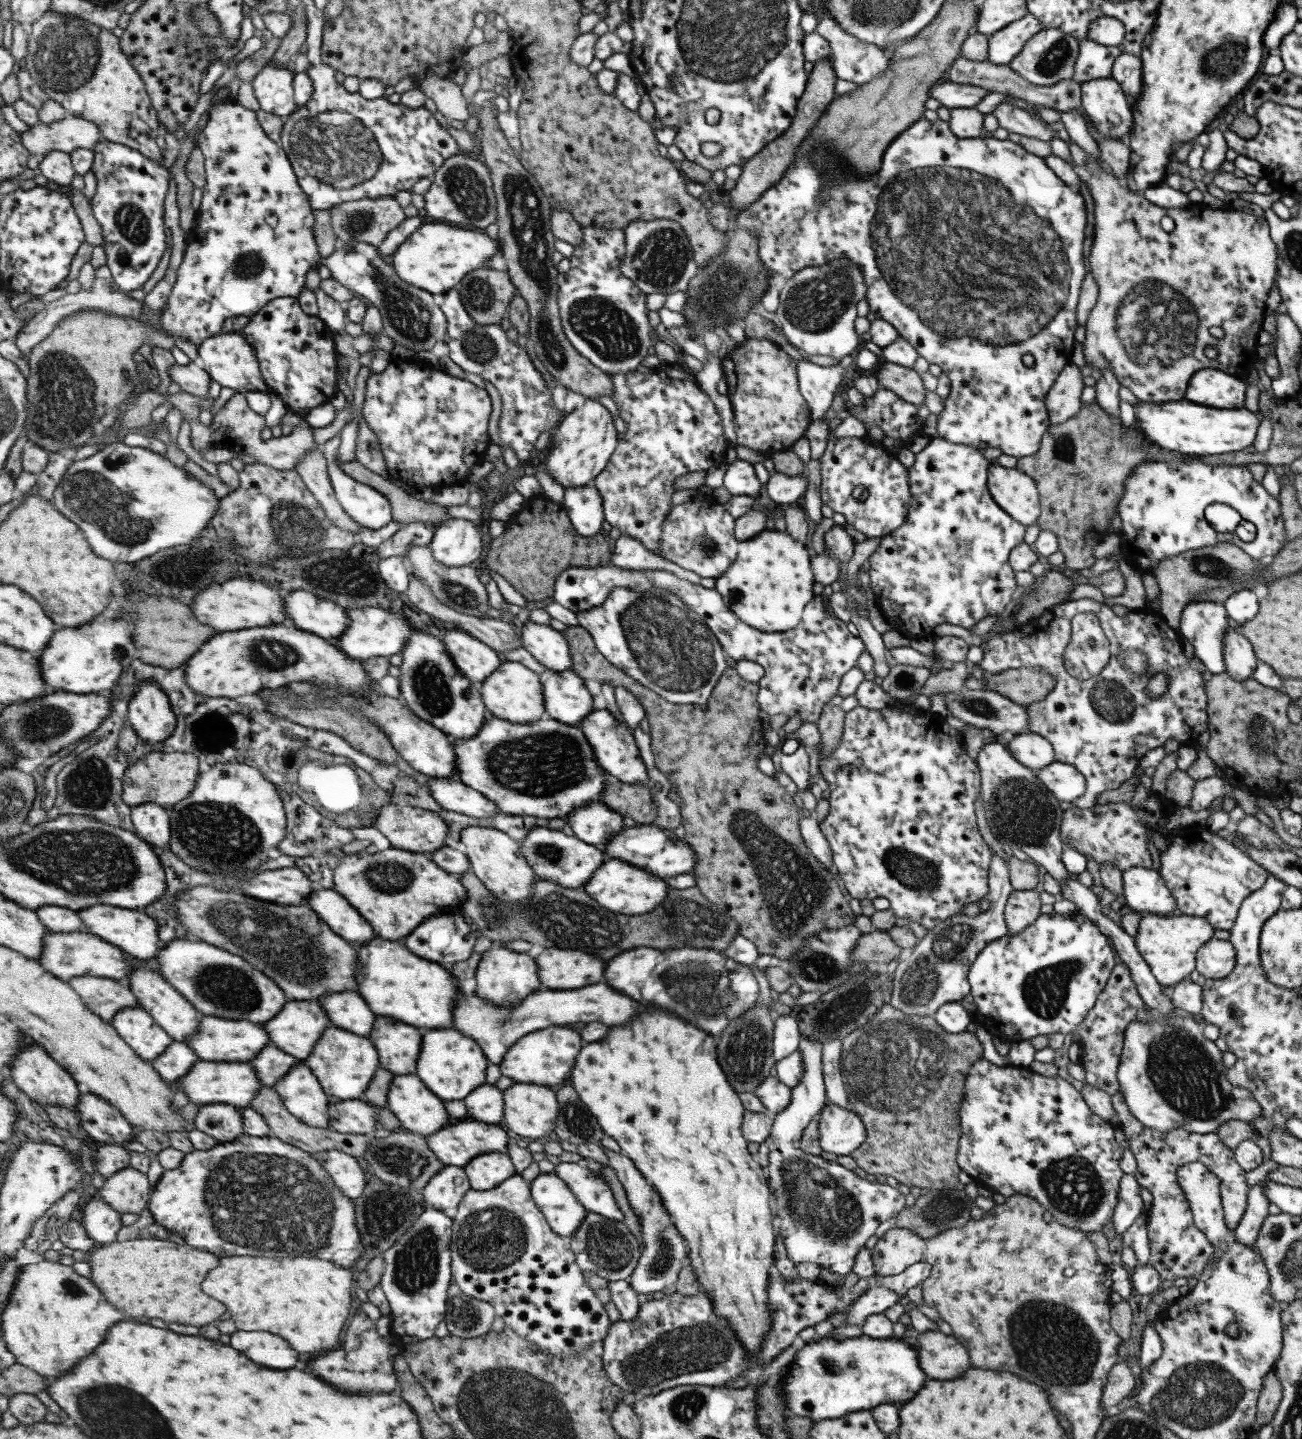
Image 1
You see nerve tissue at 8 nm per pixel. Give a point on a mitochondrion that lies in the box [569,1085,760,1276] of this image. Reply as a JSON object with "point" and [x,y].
{"point":[607,1246]}

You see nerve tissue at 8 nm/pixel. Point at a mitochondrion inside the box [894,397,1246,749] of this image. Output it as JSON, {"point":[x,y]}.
{"point":[1112,702]}

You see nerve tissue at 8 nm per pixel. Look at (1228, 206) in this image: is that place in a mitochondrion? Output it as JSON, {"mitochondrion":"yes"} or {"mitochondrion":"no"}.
{"mitochondrion":"no"}

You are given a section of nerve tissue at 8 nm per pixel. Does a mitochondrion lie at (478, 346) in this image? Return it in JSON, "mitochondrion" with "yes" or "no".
{"mitochondrion":"yes"}

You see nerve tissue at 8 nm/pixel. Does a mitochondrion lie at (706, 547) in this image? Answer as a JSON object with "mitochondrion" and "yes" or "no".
{"mitochondrion":"yes"}

